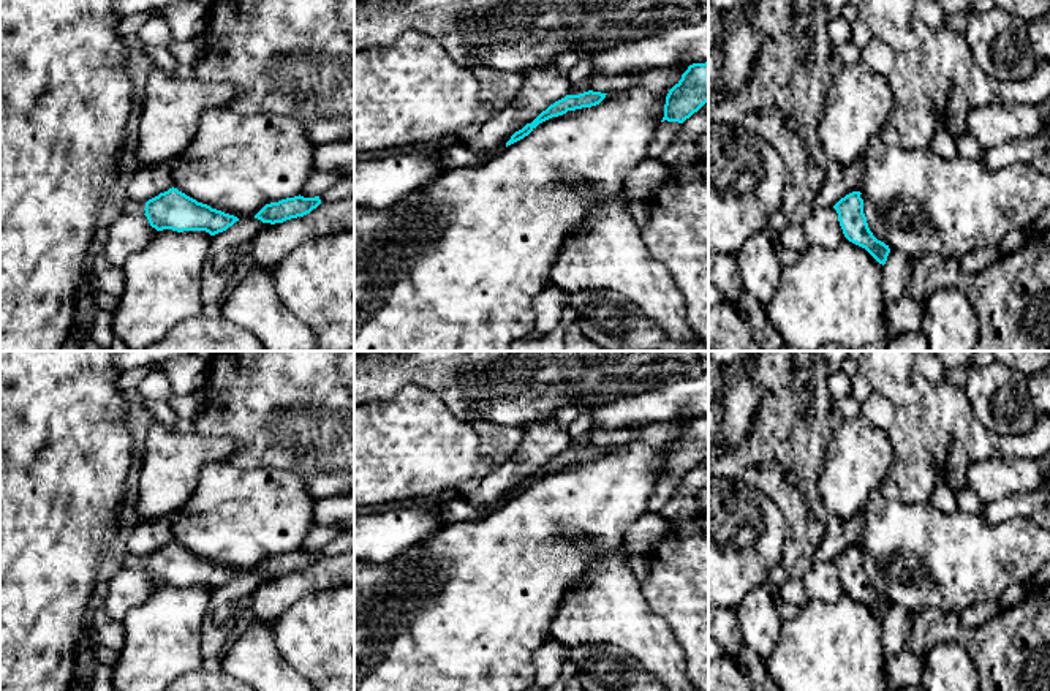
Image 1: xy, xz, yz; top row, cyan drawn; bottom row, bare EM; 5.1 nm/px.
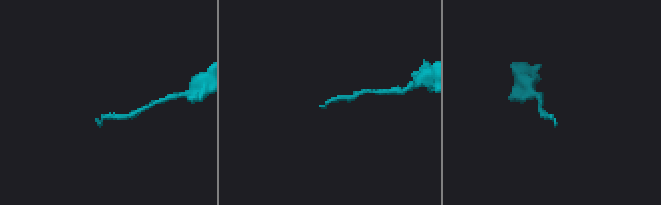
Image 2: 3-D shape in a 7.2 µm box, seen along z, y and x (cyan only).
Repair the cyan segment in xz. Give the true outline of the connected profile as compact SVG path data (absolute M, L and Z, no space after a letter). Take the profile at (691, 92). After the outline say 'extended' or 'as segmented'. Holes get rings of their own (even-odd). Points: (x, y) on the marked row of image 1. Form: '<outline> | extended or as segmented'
M708 62L693 63L669 90L661 122L683 123L708 103Z | as segmented

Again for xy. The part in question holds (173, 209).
M174 187L147 202L128 199L120 213L145 215L157 231L206 231L210 236L223 232L239 221L237 217L198 202Z | extended

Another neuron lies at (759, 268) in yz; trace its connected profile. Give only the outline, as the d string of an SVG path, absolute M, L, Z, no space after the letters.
M764 232L751 236L735 255L745 293L765 305L778 291L783 270L770 237Z

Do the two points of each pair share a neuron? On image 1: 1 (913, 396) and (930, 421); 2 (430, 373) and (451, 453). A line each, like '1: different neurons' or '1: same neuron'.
1: same neuron
2: different neurons

